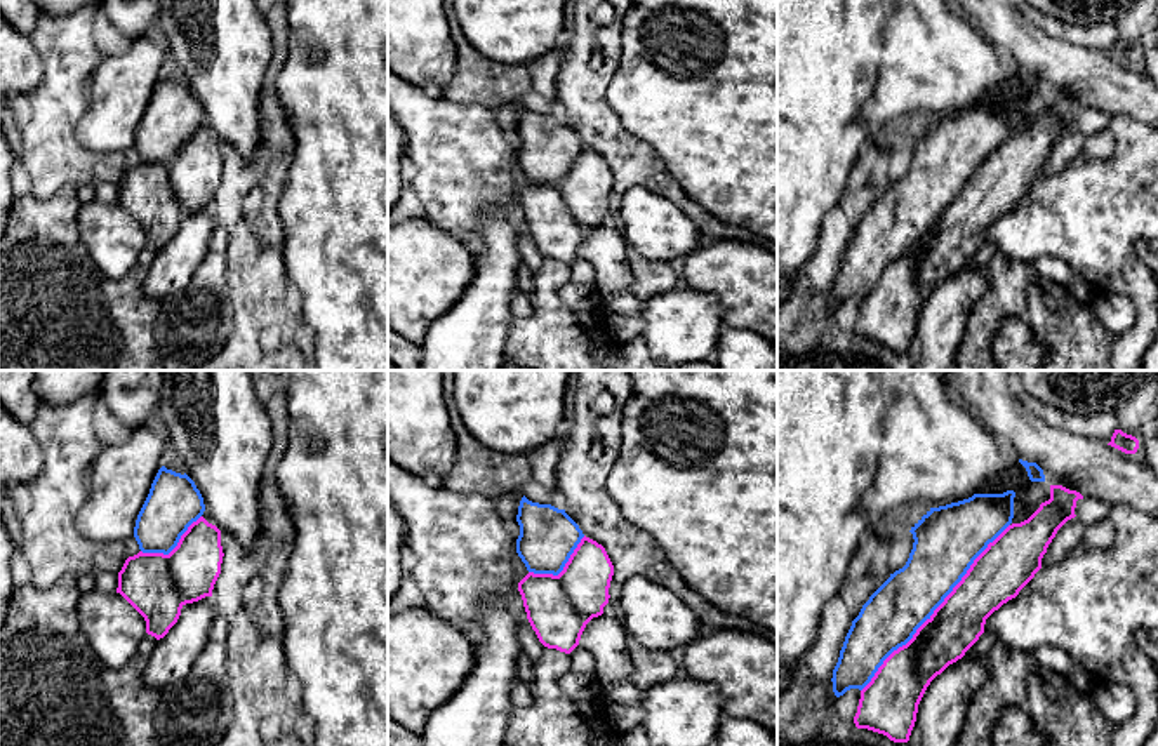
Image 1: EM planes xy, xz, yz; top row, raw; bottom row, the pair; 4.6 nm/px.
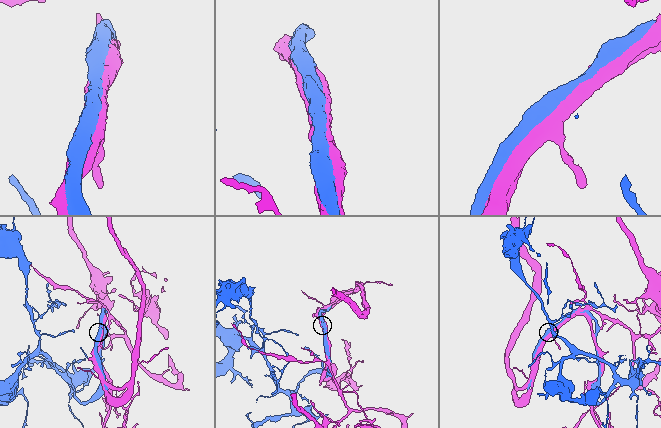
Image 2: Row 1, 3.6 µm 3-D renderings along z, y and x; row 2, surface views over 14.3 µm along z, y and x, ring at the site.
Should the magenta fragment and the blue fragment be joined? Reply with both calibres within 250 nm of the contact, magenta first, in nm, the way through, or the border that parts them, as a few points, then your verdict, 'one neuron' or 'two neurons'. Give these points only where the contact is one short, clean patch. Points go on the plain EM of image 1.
240 nm thick on the magenta side, 280 nm on the other; one neuron

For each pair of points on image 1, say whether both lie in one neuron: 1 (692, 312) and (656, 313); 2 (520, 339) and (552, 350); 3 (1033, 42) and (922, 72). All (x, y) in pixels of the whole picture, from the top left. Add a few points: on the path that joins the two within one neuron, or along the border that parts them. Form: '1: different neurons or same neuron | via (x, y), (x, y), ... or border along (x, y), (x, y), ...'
1: same neuron | via (684, 313), (665, 313)
2: same neuron | via (527, 339), (545, 343)
3: different neurons | border along (983, 37), (1019, 68)

